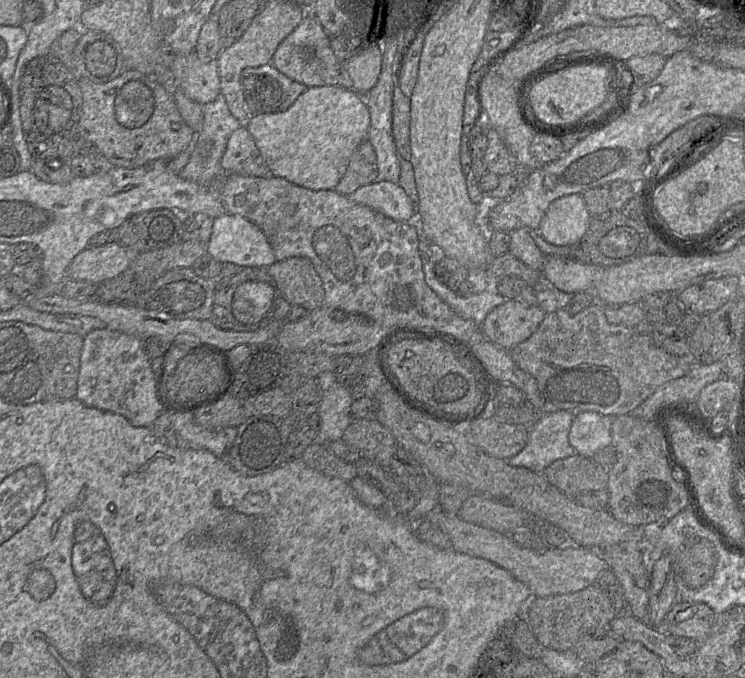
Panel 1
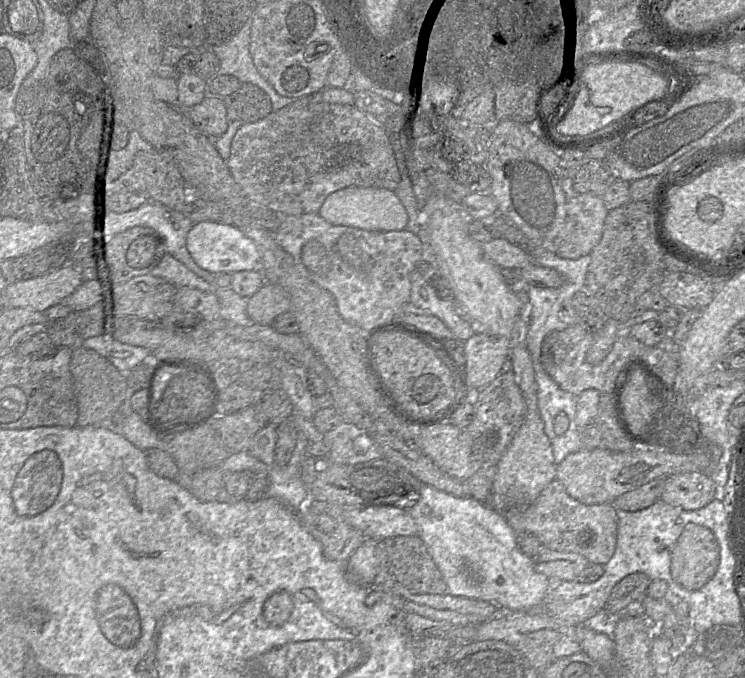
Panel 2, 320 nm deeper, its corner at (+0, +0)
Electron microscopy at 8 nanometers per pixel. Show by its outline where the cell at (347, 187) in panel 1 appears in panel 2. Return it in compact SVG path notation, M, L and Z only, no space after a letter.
M311 97L294 99L289 105L280 110L272 111L268 116L261 120L252 123L243 123L232 139L230 156L226 161L234 180L240 185L247 199L260 203L267 208L273 209L287 216L318 213L328 195L346 187L385 188L394 192L400 181L400 173L395 162L390 135L383 125L377 123L367 113L358 109L355 105L341 105L312 101Z

